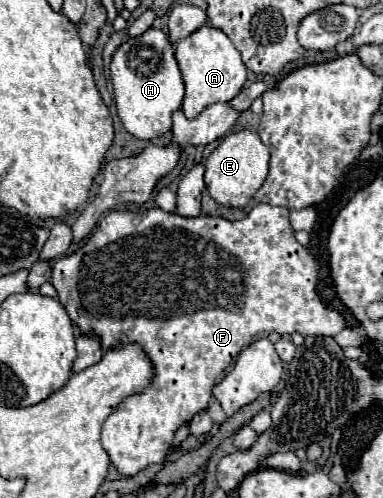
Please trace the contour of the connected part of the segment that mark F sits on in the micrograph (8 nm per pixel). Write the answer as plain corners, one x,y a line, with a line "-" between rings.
255,205
247,217
243,217
241,221
227,221
223,217
181,217
177,213
167,213
161,211
157,207
153,209
137,209
137,211
129,211
129,209
117,209
117,211
109,211
105,217
101,217
93,229
93,233
89,235
87,243
81,245
75,253
65,255
65,257
57,257
53,259
53,287
57,289
57,299
59,303
67,309
71,321
75,323
79,335
95,335
101,341
103,351
115,349
119,345
127,345
127,343
135,343
143,349
143,353
149,357
151,365
153,365
153,379
151,383
141,391
141,393
133,393
129,397
125,397
117,409
105,419
103,429
101,429
101,445
109,455
111,465
121,473
121,475
137,475
141,469
153,465
153,463
161,463
167,449
171,447
173,441
173,433
191,421
191,417
203,409
207,409
213,385
217,381
217,377
231,365
233,359
237,359
237,355
255,341
255,337
267,335
271,331
277,331
281,337
293,335
295,331
301,333
303,337
313,335
313,337
335,337
339,331
343,331
345,327
345,319
339,311
335,309
327,309
319,295
317,295
317,271
319,265
315,261
315,257
295,241
293,237
293,229
289,225
289,211
283,207
273,207
273,205

